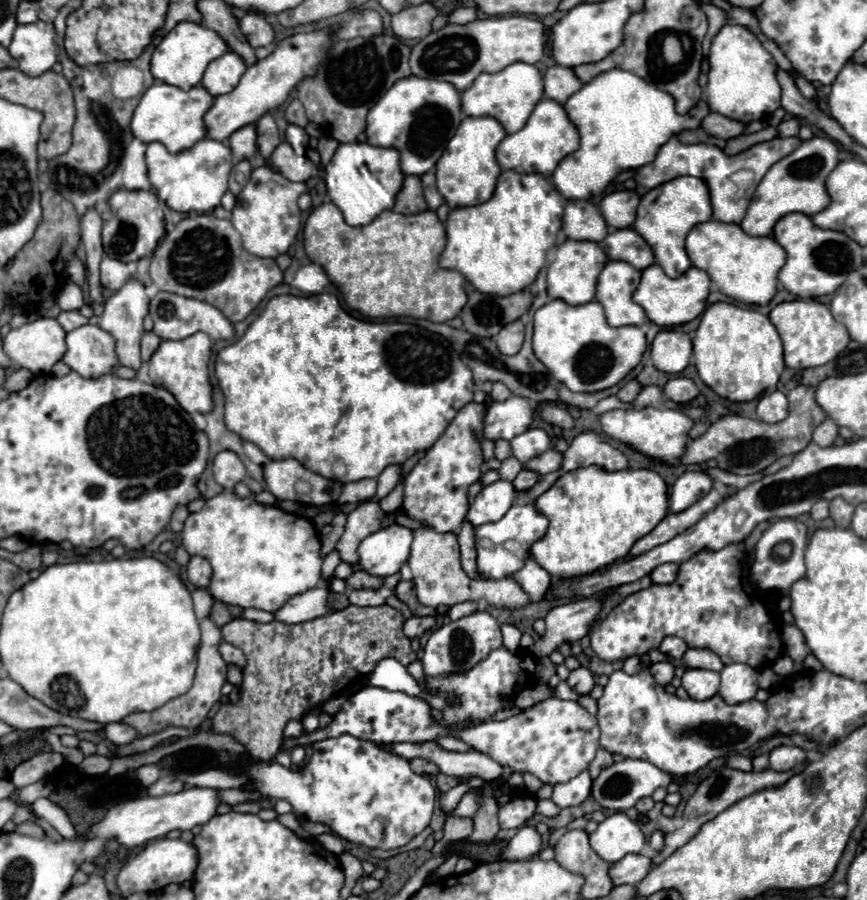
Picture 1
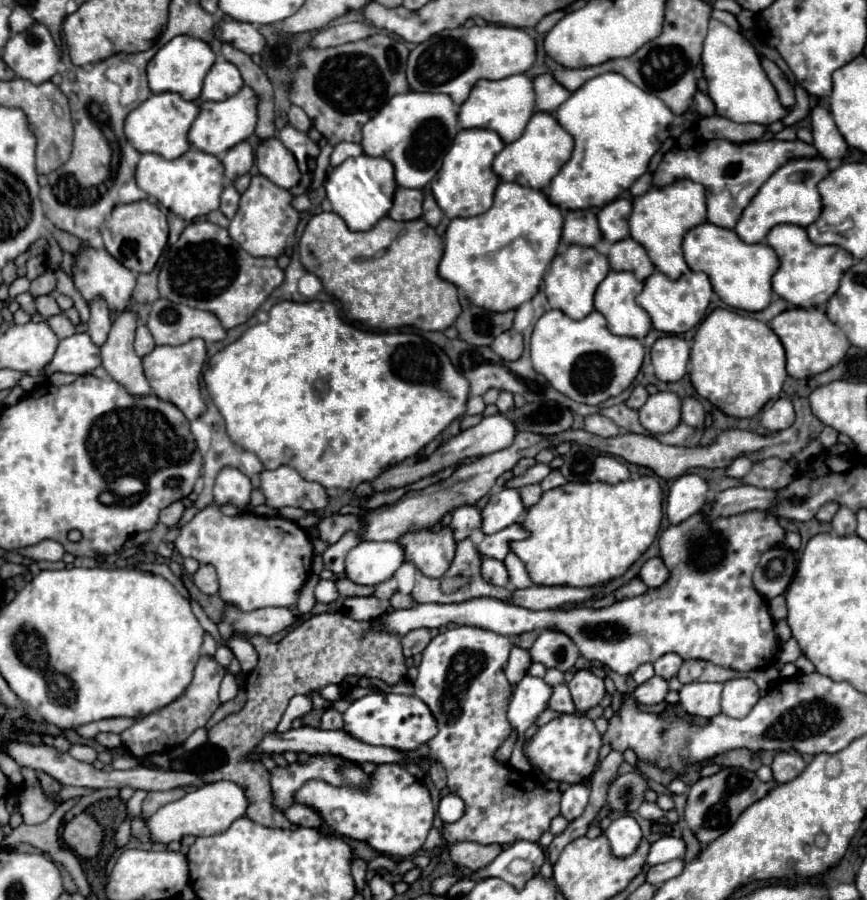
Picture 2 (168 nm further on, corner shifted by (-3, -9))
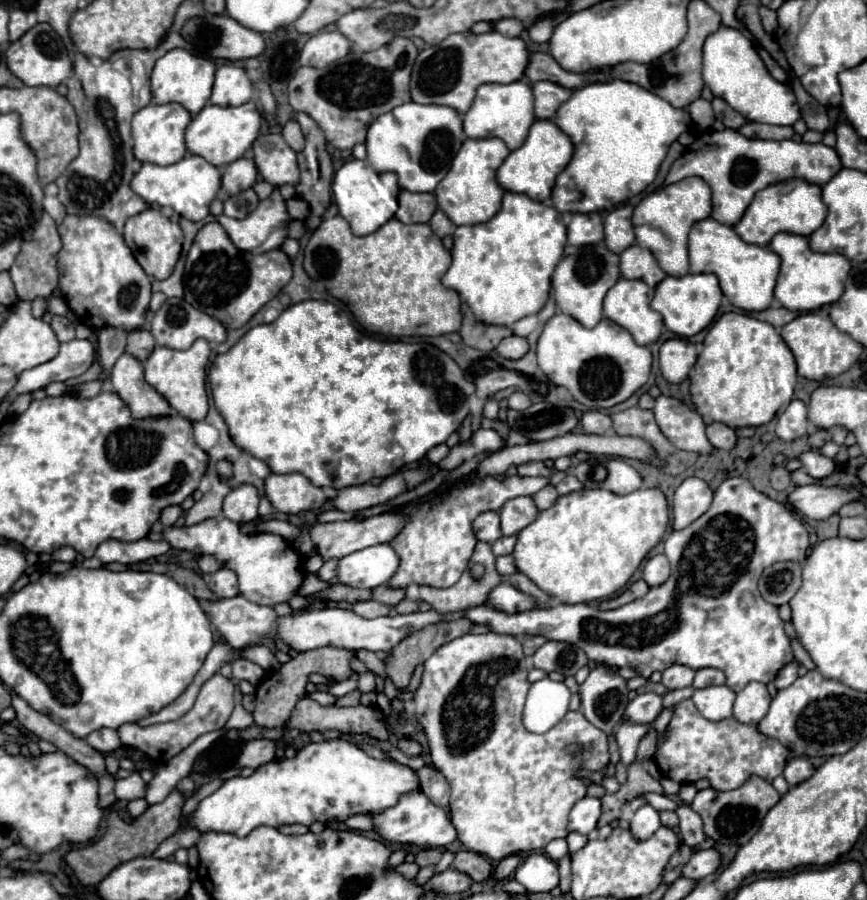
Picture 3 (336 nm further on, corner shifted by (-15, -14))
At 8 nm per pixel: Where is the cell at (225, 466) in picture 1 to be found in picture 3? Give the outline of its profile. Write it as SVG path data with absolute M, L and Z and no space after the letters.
M243 485L225 497L223 515L235 523L249 523L257 519L257 505L259 505L257 489L251 485Z

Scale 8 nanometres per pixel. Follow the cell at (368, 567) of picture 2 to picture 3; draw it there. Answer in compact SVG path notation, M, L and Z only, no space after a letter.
M381 543L341 557L337 563L337 579L349 587L371 589L385 585L397 567L399 557L387 543Z

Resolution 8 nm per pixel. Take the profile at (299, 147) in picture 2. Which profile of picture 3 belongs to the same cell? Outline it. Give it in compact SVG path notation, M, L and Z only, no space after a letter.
M287 121L283 125L283 131L281 131L283 139L287 141L287 145L293 149L293 151L301 151L303 149L303 143L305 143L305 137L301 133L301 127L297 121Z

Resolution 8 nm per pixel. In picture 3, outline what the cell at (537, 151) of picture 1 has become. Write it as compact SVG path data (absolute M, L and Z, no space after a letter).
M537 119L531 125L525 143L519 149L511 151L509 157L503 161L503 165L499 167L497 183L505 191L523 193L535 201L547 201L551 197L555 175L559 175L559 171L567 167L569 159L571 159L571 139L567 139L567 135L563 135L563 131L559 131L559 127L555 127L553 121Z

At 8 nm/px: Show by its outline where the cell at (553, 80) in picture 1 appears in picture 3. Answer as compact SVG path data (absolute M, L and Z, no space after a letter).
M547 81L533 83L531 89L533 89L533 101L535 101L533 105L537 119L553 119L555 111L559 109L559 103L563 103L563 99L571 95L571 91L567 91L565 87Z

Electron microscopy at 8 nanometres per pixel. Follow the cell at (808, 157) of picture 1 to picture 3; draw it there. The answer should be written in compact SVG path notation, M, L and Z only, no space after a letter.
M789 179L765 187L755 193L747 211L733 229L745 243L753 245L767 245L771 241L771 235L777 235L779 231L809 237L811 231L819 229L823 225L823 219L827 217L827 207L823 207L819 191L821 187L811 187L811 183L803 183L803 179Z

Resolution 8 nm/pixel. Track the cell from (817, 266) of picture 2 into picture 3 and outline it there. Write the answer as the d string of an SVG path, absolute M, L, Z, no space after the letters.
M779 233L769 241L769 249L781 257L781 271L775 285L775 299L791 311L815 311L835 303L843 295L843 279L851 269L849 261L839 253L813 253L807 247L807 237Z

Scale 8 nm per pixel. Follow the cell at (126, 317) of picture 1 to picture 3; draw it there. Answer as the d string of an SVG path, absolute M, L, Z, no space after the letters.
M121 355L111 371L113 391L125 401L135 419L167 417L169 403L143 379L143 365L133 355Z

